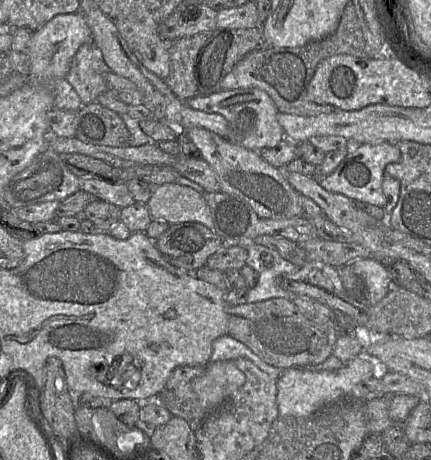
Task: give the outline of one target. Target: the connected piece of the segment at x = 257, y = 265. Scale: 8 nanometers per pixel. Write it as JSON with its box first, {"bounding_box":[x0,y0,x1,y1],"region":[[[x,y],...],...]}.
{"bounding_box":[246,242,300,303],"region":[[[249,242],[246,248],[248,251],[246,264],[258,273],[257,285],[248,290],[247,303],[261,302],[271,298],[292,300],[297,296],[280,286],[280,276],[295,273],[300,269],[299,267],[266,246]]]}

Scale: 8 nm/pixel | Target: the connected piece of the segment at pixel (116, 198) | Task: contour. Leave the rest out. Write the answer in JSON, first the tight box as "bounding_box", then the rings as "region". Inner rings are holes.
{"bounding_box":[79,178,136,208],"region":[[[79,178],[79,190],[92,194],[99,200],[124,208],[136,201],[127,184],[121,181],[105,181],[94,178]]]}

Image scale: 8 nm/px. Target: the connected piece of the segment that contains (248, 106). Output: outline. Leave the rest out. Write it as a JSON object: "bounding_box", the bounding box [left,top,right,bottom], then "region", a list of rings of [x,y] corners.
{"bounding_box":[183,89,285,151],"region":[[[260,89],[226,90],[209,96],[195,96],[183,101],[195,110],[222,115],[228,123],[227,140],[248,150],[260,151],[263,148],[273,148],[285,138],[284,130],[276,117],[278,109],[274,101]]]}

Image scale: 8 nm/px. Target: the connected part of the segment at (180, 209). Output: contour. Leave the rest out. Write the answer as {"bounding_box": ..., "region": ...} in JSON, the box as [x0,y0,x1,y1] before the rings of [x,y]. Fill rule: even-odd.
{"bounding_box":[147,183,214,231],"region":[[[177,183],[157,185],[147,206],[155,220],[165,220],[170,225],[198,222],[214,231],[208,204],[193,188]]]}

